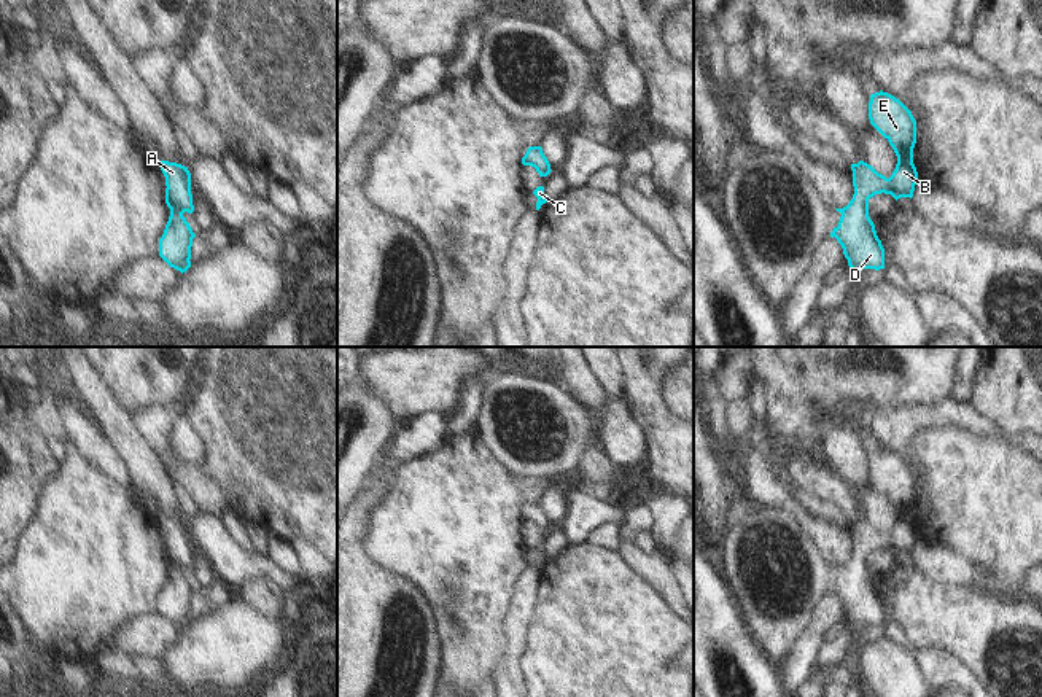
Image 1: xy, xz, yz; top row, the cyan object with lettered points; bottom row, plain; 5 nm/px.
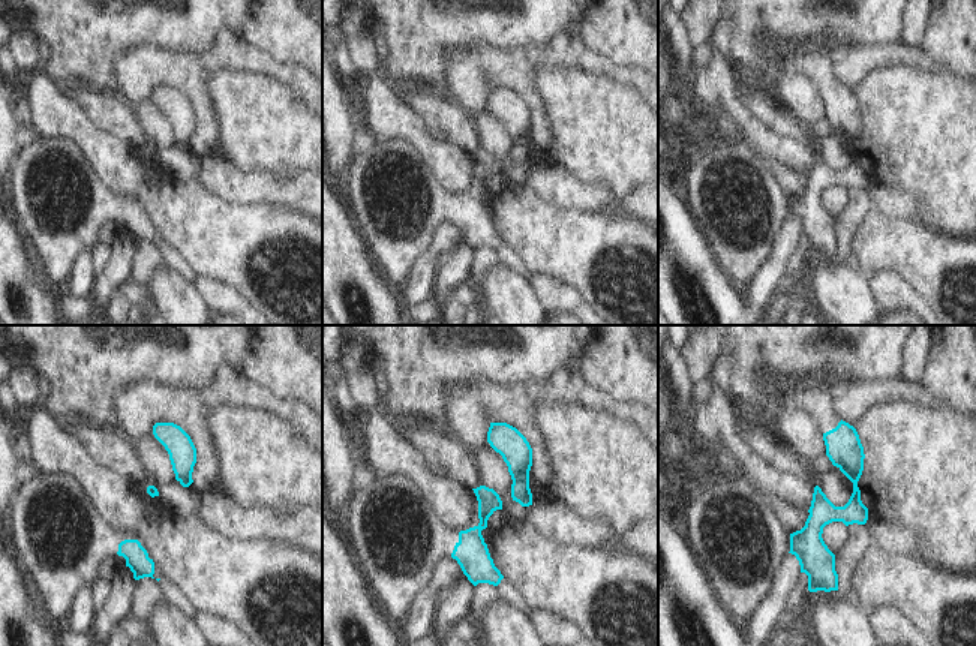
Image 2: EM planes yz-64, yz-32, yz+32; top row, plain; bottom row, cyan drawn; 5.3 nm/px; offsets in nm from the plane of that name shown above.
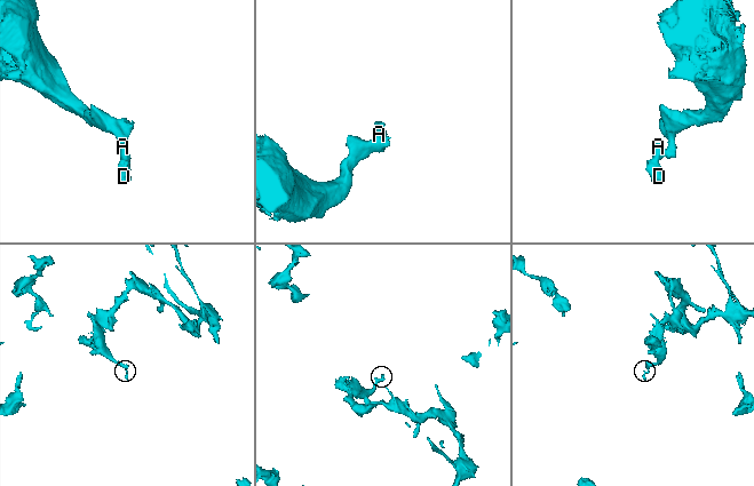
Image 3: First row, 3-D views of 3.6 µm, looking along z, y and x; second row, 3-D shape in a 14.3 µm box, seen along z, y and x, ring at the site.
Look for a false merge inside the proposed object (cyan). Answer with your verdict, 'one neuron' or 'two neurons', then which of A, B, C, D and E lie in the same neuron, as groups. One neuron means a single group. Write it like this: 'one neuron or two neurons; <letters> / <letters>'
one neuron; A B C D E

